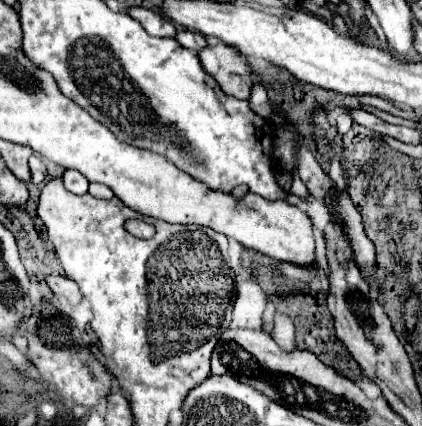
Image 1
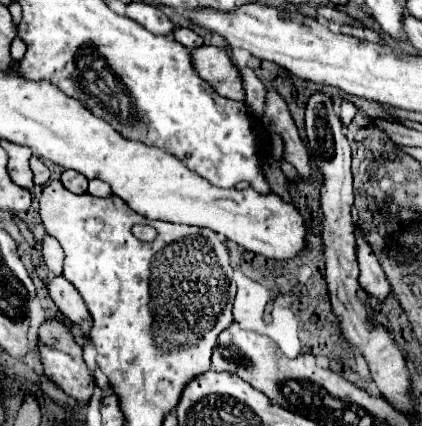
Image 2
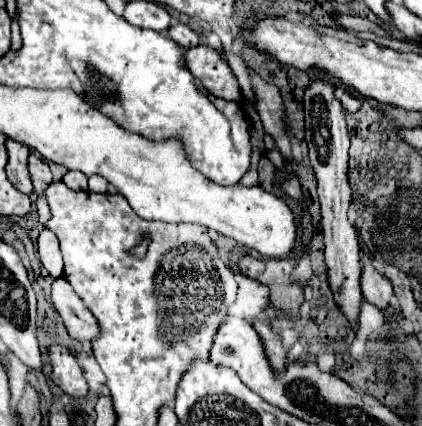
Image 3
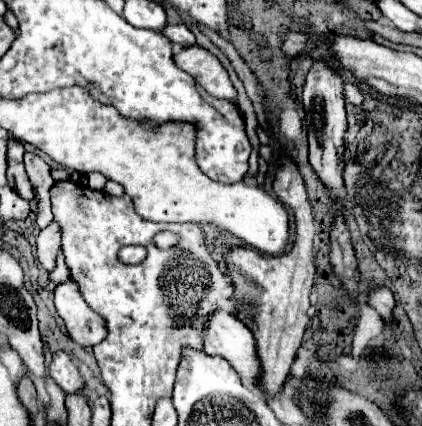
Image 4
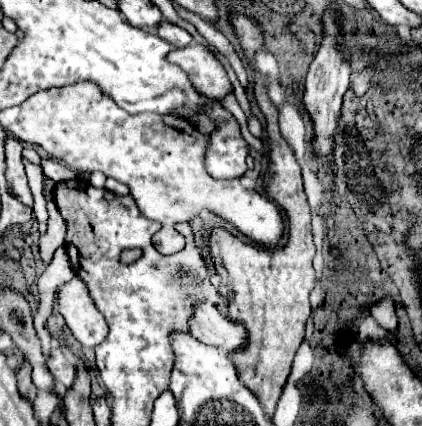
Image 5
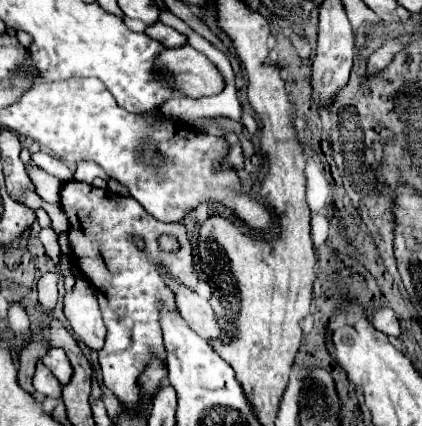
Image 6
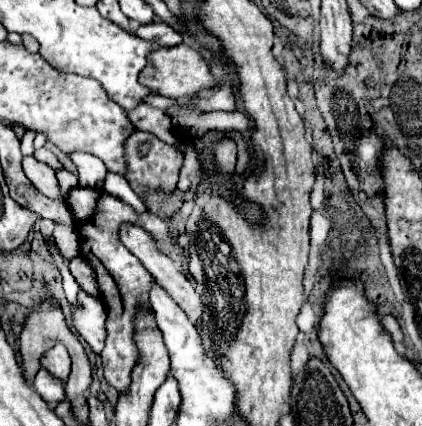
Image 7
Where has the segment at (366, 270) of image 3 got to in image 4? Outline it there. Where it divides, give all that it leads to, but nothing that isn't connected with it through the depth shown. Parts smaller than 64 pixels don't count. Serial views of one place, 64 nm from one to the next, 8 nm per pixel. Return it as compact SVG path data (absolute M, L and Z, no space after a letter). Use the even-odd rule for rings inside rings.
M376 288L376 290L370 290L368 292L368 304L382 316L382 320L386 324L390 324L394 320L392 316L392 310L396 306L396 300L392 296L392 292L388 288Z

